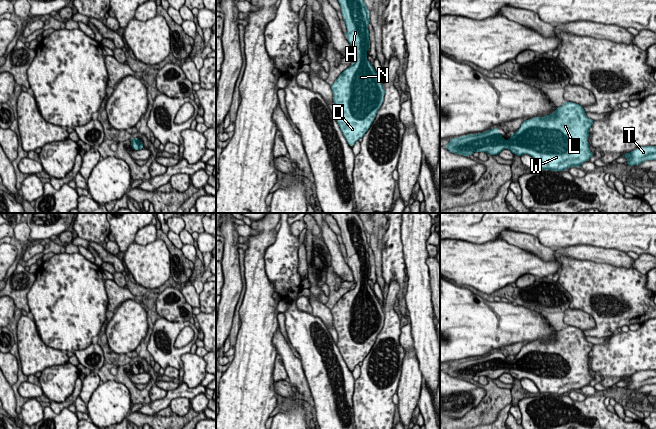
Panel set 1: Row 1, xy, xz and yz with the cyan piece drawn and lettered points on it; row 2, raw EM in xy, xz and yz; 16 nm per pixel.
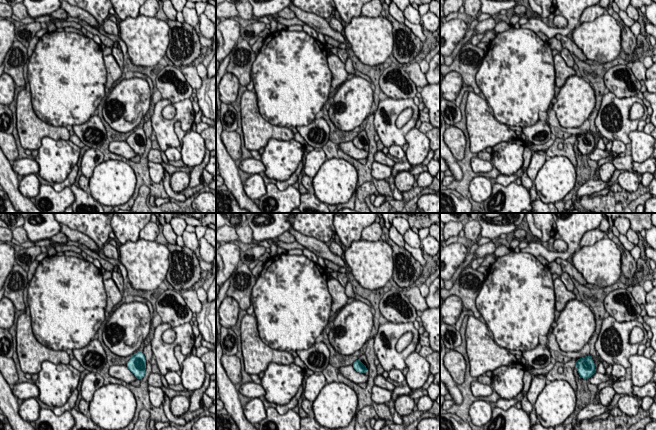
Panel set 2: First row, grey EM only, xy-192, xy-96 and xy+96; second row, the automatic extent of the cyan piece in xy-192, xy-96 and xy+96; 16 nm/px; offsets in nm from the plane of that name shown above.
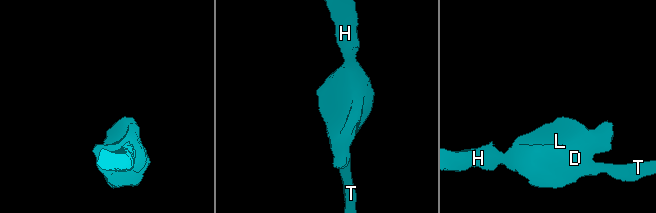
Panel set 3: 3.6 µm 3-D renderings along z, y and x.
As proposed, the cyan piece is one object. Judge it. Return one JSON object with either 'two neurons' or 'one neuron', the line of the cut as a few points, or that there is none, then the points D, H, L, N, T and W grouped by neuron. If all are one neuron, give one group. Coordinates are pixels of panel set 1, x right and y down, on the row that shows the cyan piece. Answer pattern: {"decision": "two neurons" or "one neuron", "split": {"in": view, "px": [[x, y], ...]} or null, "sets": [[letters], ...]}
{"decision": "one neuron", "split": null, "sets": [["D", "H", "L", "N", "T", "W"]]}

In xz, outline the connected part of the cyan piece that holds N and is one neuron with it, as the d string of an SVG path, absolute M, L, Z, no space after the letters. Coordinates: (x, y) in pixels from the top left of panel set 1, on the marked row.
M338 0L338 2L346 24L346 36L353 49L355 62L339 75L331 85L331 90L333 101L338 110L336 121L347 143L353 147L355 142L363 138L372 125L377 111L383 104L385 90L382 79L366 57L366 52L370 49L368 7L364 0Z

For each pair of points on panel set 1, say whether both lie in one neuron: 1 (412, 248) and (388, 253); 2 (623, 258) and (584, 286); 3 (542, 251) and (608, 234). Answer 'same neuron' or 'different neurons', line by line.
1: different neurons
2: different neurons
3: different neurons

